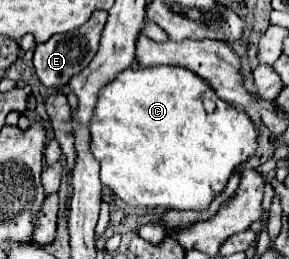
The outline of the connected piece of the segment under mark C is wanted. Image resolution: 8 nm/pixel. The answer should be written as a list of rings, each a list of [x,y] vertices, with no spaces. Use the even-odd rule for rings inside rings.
[[[159,65],[159,67],[141,67],[137,71],[133,71],[133,69],[121,71],[107,87],[101,89],[97,109],[95,109],[95,119],[91,121],[91,151],[101,165],[101,183],[107,185],[119,199],[123,199],[125,203],[129,203],[133,207],[171,207],[175,211],[189,211],[189,209],[205,211],[211,205],[211,201],[225,191],[229,177],[243,163],[247,163],[251,157],[255,157],[257,149],[259,149],[259,129],[257,129],[255,121],[251,121],[249,115],[235,109],[231,103],[223,101],[203,77],[195,75],[193,71],[189,71],[185,67]]]

